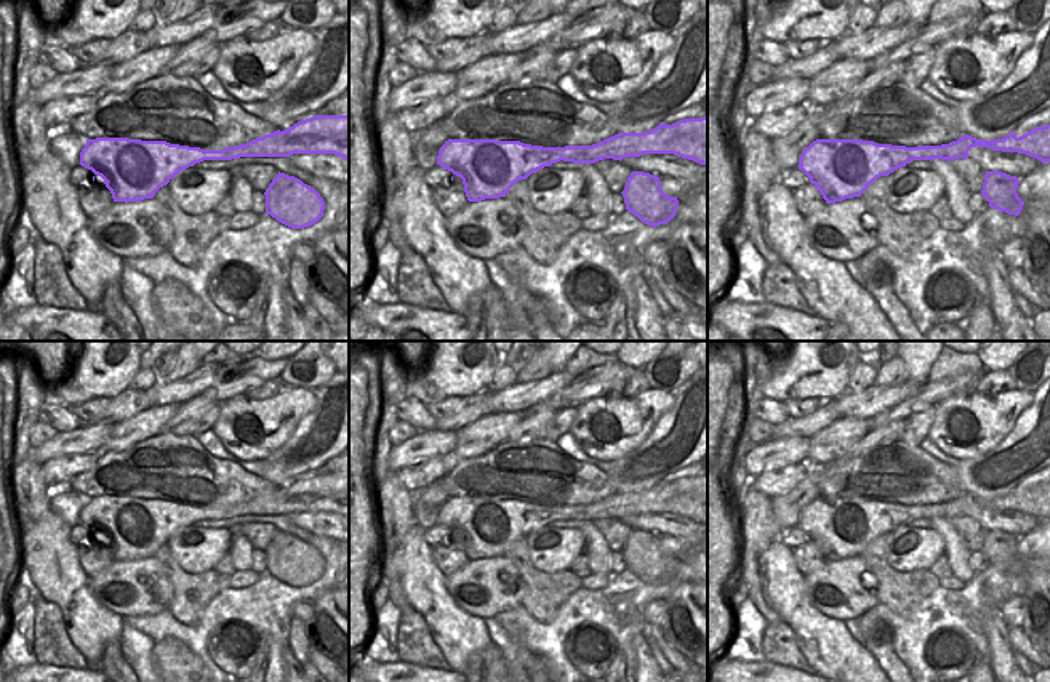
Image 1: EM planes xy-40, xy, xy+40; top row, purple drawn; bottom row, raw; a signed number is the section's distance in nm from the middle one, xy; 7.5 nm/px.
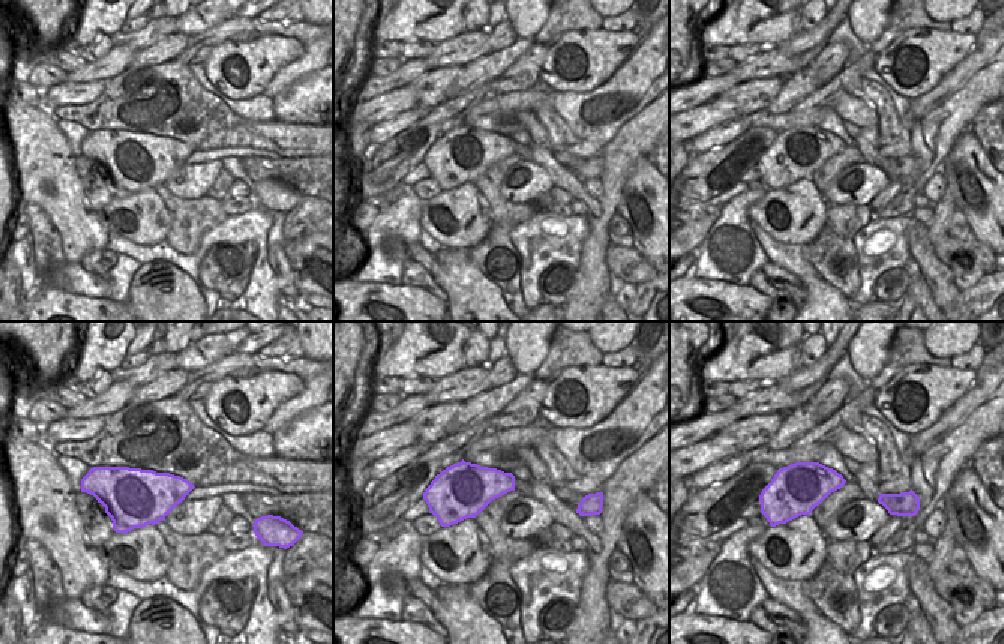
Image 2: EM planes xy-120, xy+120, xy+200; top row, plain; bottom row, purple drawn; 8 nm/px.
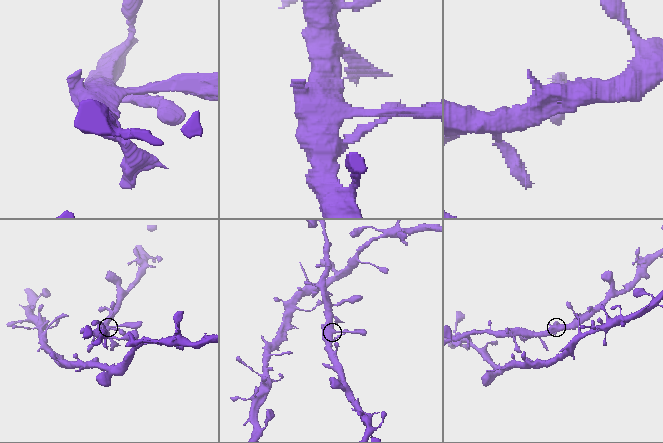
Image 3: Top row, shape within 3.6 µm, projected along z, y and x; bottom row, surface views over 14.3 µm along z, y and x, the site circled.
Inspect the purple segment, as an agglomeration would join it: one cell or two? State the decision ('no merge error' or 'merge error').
no merge error

